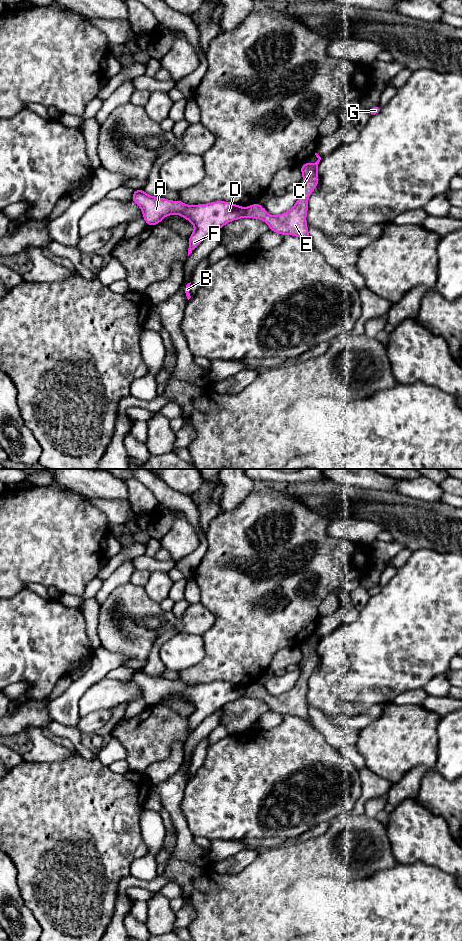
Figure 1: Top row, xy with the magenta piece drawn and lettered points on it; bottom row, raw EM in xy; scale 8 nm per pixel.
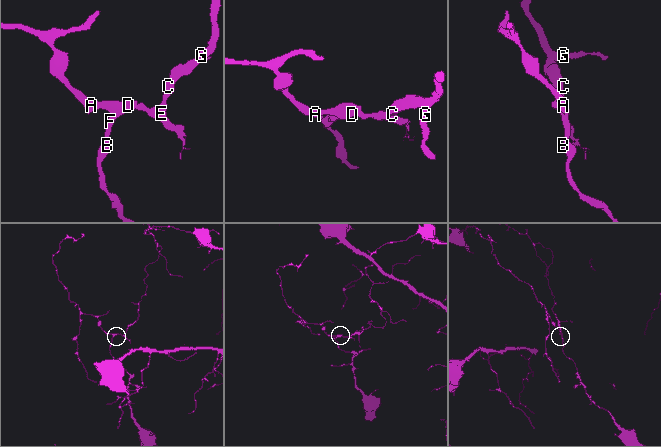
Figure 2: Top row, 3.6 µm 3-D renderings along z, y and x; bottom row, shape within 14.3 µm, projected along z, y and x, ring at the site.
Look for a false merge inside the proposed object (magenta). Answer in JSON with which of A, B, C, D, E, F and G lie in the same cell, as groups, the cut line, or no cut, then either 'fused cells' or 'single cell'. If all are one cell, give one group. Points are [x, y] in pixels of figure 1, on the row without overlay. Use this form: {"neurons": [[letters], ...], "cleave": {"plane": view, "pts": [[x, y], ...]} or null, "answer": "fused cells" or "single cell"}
{"neurons": [["A", "B", "D", "F"], ["C", "E", "G"]], "cleave": {"plane": "xy", "pts": [[246, 688], [244, 696]]}, "answer": "fused cells"}

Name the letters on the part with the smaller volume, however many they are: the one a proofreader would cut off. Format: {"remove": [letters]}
{"remove": ["C", "E", "G"]}

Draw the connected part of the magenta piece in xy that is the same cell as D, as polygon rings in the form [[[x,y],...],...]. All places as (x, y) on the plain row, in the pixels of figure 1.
[[[142,669],[134,670],[131,681],[141,688],[148,706],[161,703],[164,697],[174,694],[181,695],[190,701],[195,710],[189,716],[188,736],[206,717],[218,711],[228,702],[245,697],[246,692],[245,687],[225,681],[189,686],[179,680],[171,681],[150,676]]]

